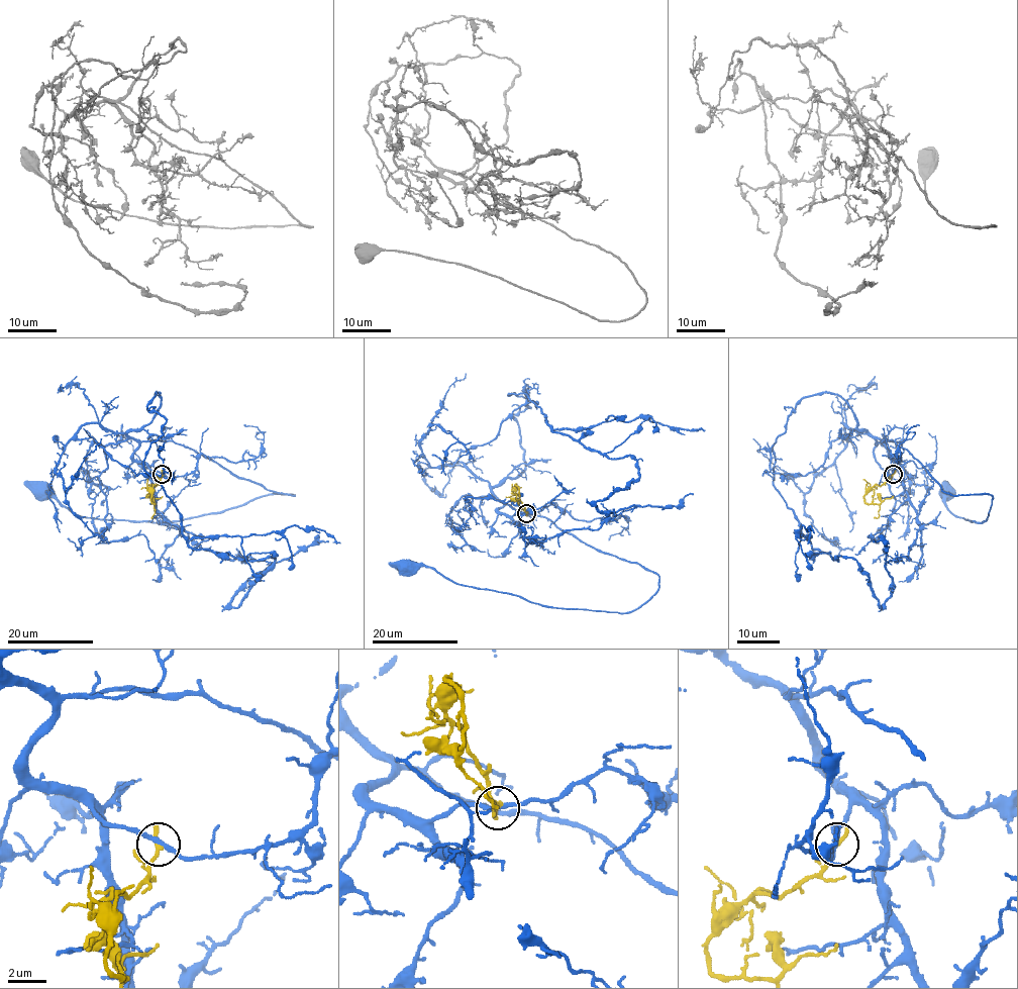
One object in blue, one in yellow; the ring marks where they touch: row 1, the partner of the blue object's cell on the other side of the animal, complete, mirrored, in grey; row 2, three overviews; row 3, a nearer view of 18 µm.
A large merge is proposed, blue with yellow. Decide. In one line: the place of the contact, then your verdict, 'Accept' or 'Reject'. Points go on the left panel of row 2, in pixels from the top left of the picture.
Place: (162, 474). Reject

